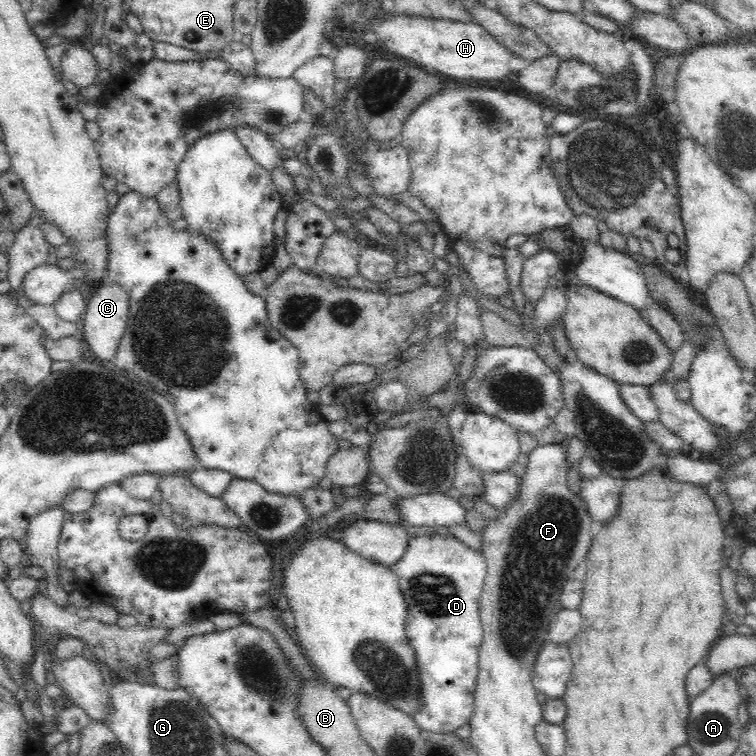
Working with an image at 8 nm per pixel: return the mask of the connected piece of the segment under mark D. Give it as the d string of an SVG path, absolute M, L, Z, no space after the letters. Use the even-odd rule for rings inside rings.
M424 535L411 537L399 562L389 567L397 576L399 587L407 602L405 635L414 649L419 670L420 706L413 716L416 724L428 732L452 733L468 724L474 714L474 694L479 673L479 648L483 628L479 619L479 600L483 591L487 565L482 552L468 548L456 537Z

